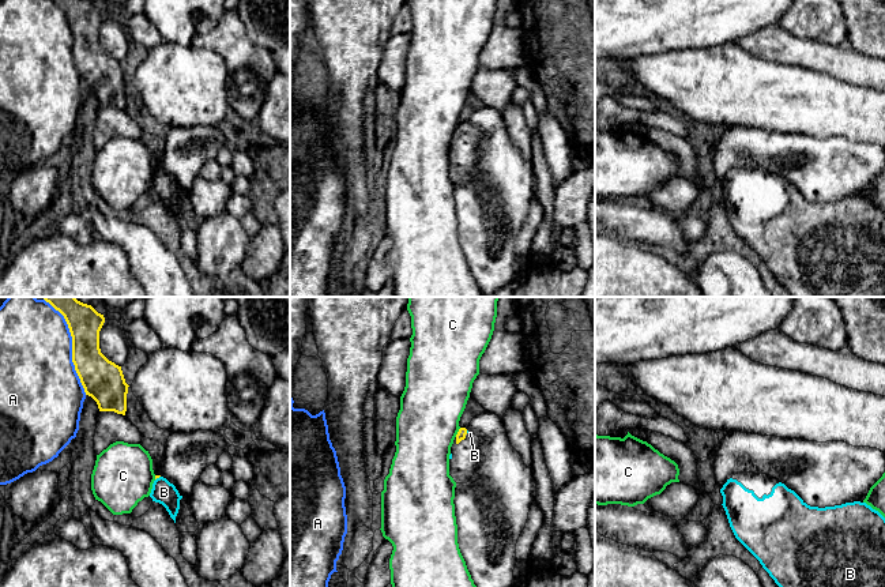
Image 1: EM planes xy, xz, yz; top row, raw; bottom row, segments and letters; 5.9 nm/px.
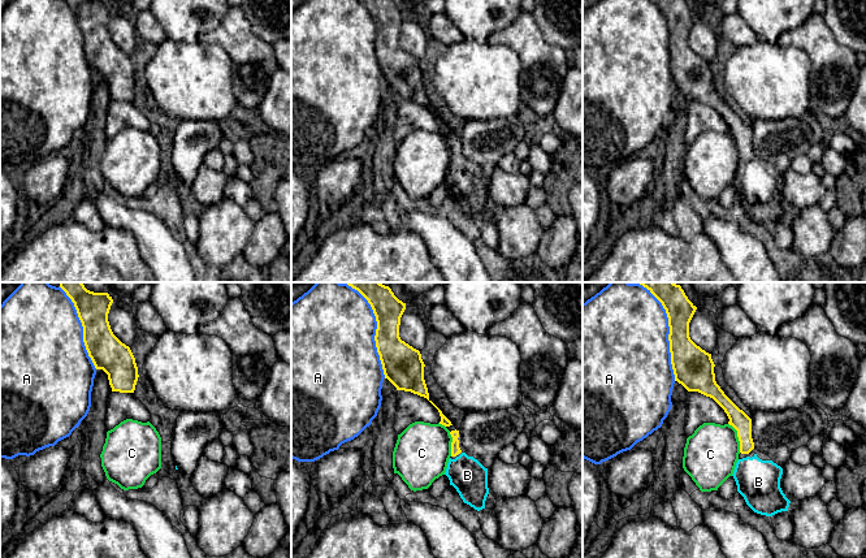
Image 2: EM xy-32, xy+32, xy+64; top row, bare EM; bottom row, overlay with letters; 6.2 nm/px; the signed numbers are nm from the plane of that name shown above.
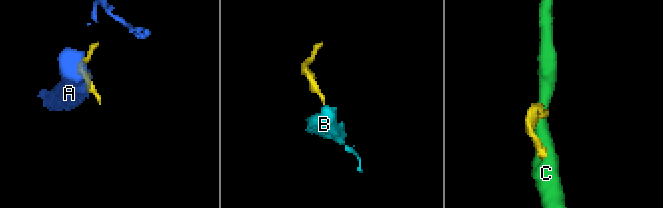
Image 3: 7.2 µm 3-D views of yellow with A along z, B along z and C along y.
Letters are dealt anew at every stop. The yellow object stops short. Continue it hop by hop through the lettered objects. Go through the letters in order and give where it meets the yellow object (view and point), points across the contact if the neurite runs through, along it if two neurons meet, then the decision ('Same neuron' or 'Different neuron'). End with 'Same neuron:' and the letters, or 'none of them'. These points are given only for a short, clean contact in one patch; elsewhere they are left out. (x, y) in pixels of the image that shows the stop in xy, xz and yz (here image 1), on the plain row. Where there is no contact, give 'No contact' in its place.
A: Touches yellow at xy (72, 44). Different neuron
B: Touches yellow at xy (157, 172). Path across: xy (155, 170), (157, 172), (164, 187). Same neuron
C: Touches yellow at xz (458, 127). Boundary: xz (460, 123), (455, 131). Different neuron
Same neuron: B

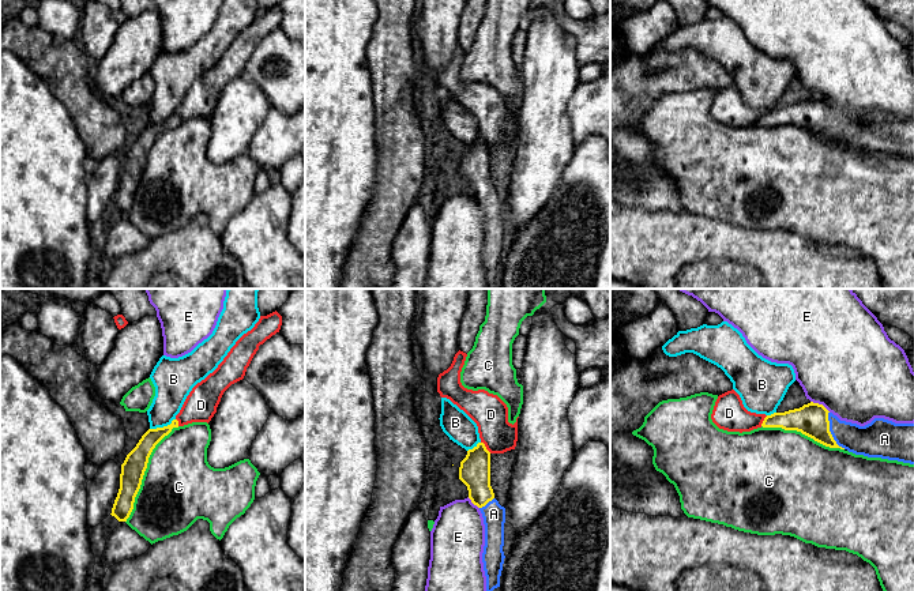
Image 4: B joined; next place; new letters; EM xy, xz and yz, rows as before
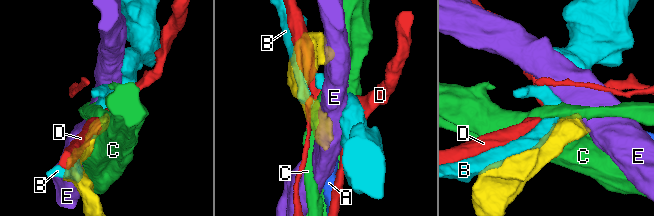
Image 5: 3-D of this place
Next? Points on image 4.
A: Touches yellow at yz (830, 127). Path across: yz (811, 115), (830, 127), (871, 135). Same neuron
B: Touches yellow at xy (164, 121). Different neuron
C: Touches yellow at xy (143, 168). Different neuron
D: Touches yellow at xz (485, 142). Boundary: xz (481, 136), (491, 147). Different neuron
E: Touches yellow at yz (820, 100). Boundary: yz (811, 96), (823, 100), (830, 106). Different neuron
Same neuron: A

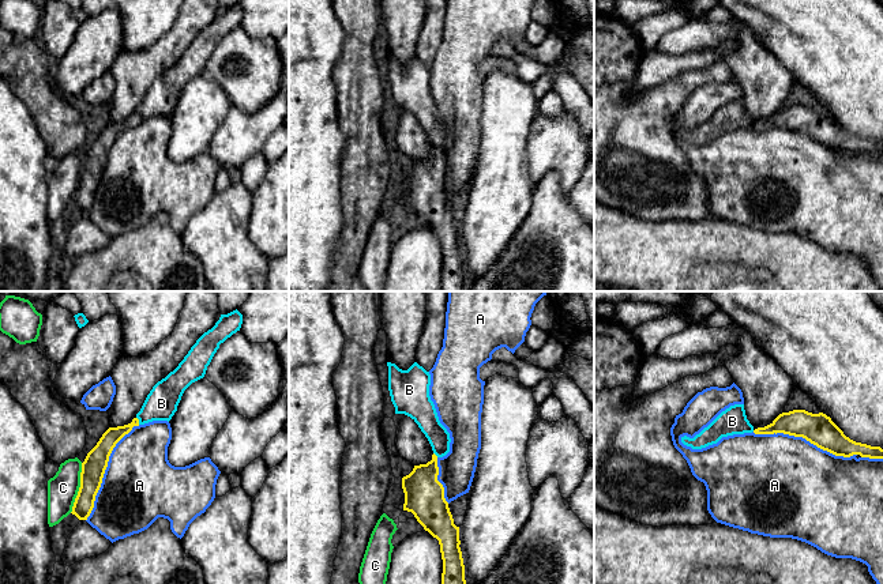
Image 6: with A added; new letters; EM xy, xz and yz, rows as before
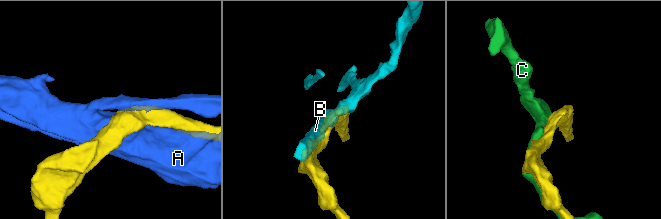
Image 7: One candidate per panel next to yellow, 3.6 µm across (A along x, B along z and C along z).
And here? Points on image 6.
A: Touches yellow at yz (804, 132). Different neuron
B: Touches yellow at xy (138, 116). Boundary: xy (136, 112), (139, 119). Different neuron
C: Touches yellow at xy (79, 183). Different neuron
Same neuron: none of them

